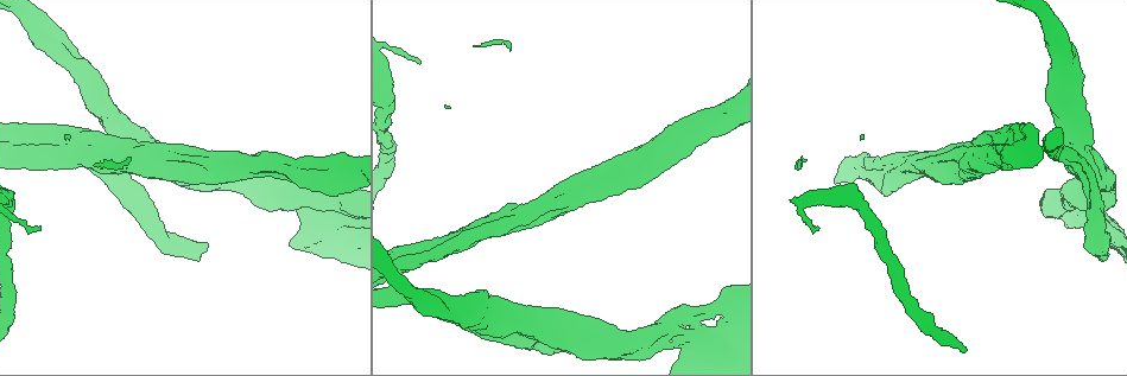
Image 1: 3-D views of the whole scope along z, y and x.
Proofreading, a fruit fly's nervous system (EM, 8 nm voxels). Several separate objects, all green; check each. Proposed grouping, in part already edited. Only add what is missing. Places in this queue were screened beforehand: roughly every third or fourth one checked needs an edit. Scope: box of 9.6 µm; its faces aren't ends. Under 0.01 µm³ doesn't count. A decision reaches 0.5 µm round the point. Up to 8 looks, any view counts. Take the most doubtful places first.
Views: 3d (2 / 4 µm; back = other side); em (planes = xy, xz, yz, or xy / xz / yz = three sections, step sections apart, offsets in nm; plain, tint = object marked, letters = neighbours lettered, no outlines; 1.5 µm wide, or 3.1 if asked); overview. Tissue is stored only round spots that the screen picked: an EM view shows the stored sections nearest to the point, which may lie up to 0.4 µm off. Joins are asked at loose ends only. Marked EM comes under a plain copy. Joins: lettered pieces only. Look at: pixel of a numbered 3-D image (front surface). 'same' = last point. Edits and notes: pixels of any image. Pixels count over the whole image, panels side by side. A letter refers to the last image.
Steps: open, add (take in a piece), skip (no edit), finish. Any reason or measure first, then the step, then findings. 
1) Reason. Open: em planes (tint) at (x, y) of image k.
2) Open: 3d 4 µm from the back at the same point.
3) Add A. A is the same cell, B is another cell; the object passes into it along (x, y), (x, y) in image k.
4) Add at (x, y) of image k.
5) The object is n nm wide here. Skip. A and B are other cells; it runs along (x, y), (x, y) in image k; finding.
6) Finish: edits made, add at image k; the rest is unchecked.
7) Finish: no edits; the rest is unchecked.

Free end. Open: em yz step 4 (letters) at (41, 226) of image 1.

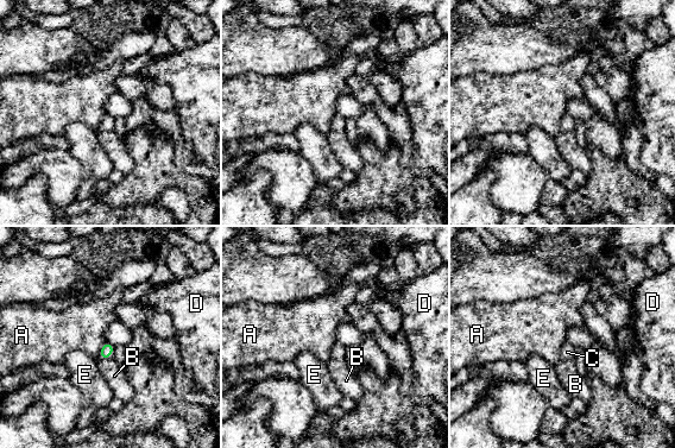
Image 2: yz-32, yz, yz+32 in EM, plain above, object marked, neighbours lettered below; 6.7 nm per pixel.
Open: em planes (letters) at the same point.

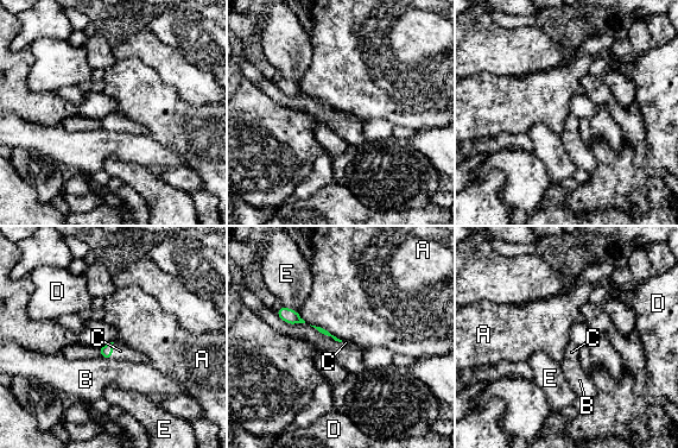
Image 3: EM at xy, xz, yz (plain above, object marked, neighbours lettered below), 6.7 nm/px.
Add C. C is the same cell, A, B, D and E are other cells; the object passes into it along (106, 351), (112, 351), (120, 351) in image 3; it goes on there.

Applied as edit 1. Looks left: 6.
Open: overview.

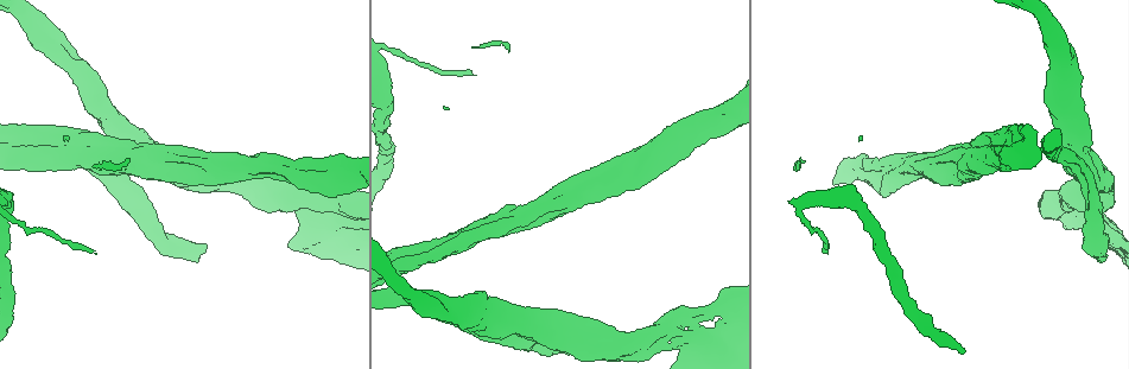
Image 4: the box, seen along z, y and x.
Thick end. Open: em 3.1 µm xz step 8 (tint) at (204, 249) of image 4.

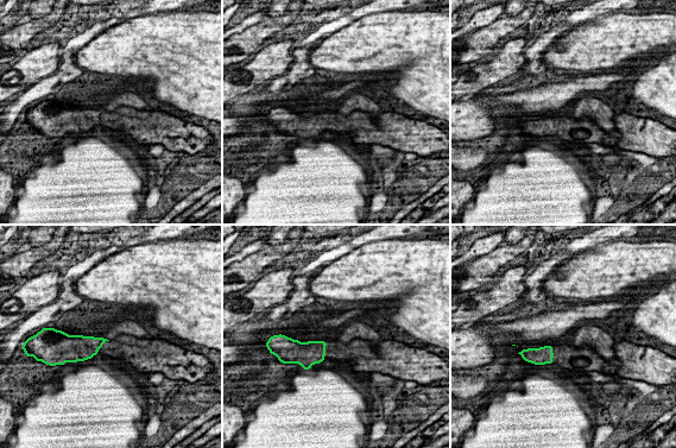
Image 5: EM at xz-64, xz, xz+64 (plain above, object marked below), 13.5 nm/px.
Open: em 3.1 µm planes (letters) at the same point.

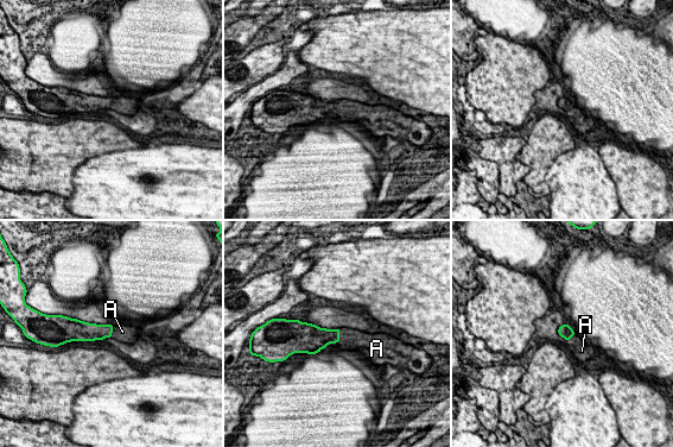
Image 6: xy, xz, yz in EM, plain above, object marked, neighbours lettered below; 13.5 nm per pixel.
Add A. A is the same cell; it goes on there.

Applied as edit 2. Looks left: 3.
Finish: edits made, add at image 3, add at image 6; the rest is unchecked.

